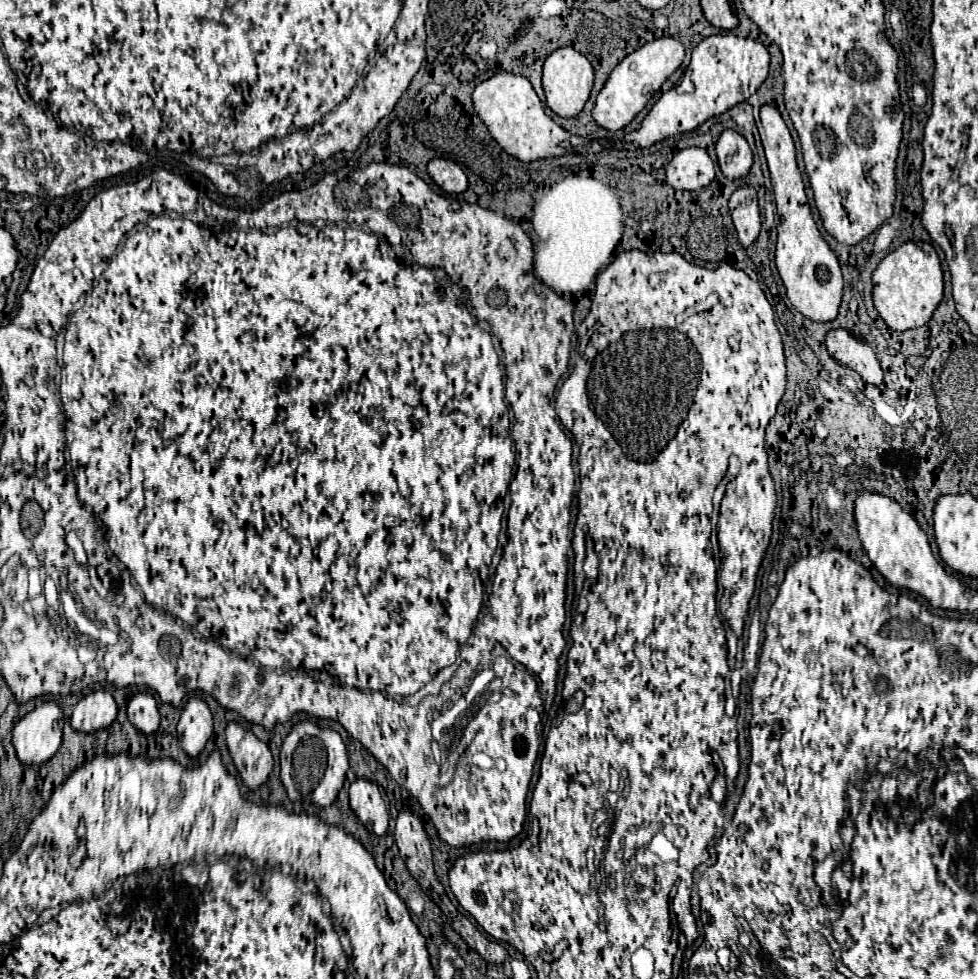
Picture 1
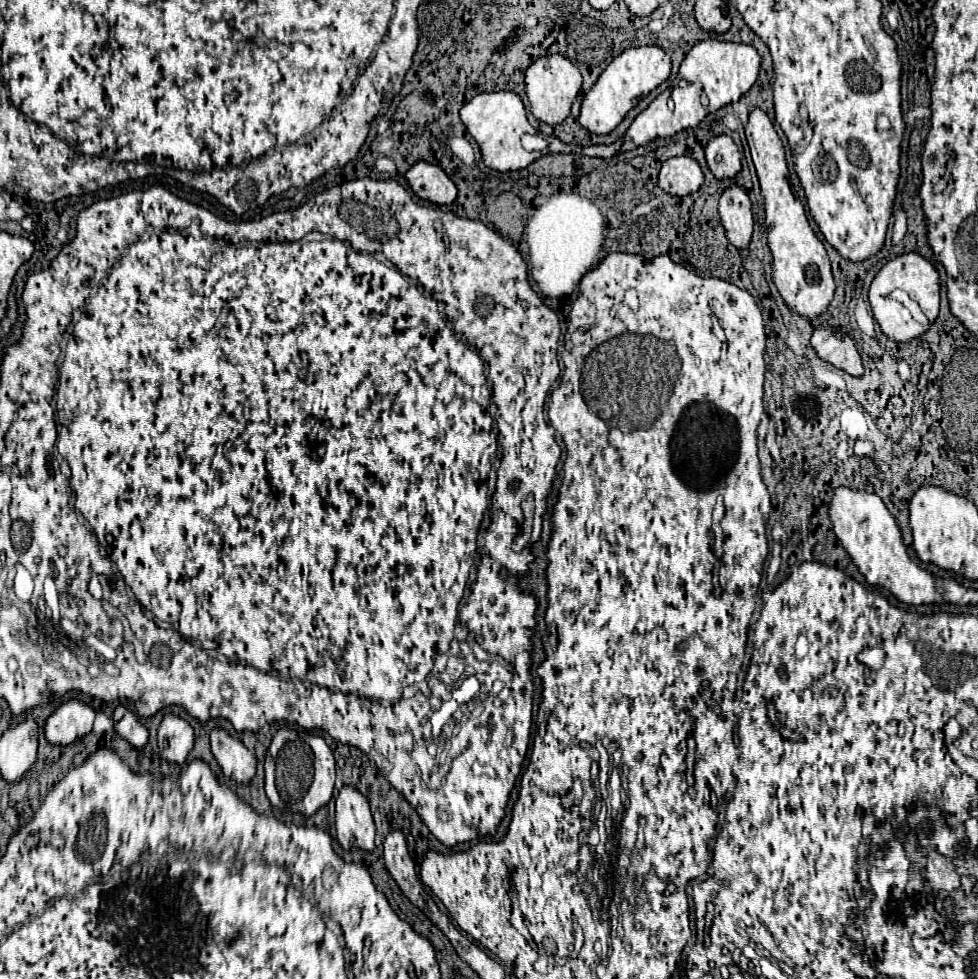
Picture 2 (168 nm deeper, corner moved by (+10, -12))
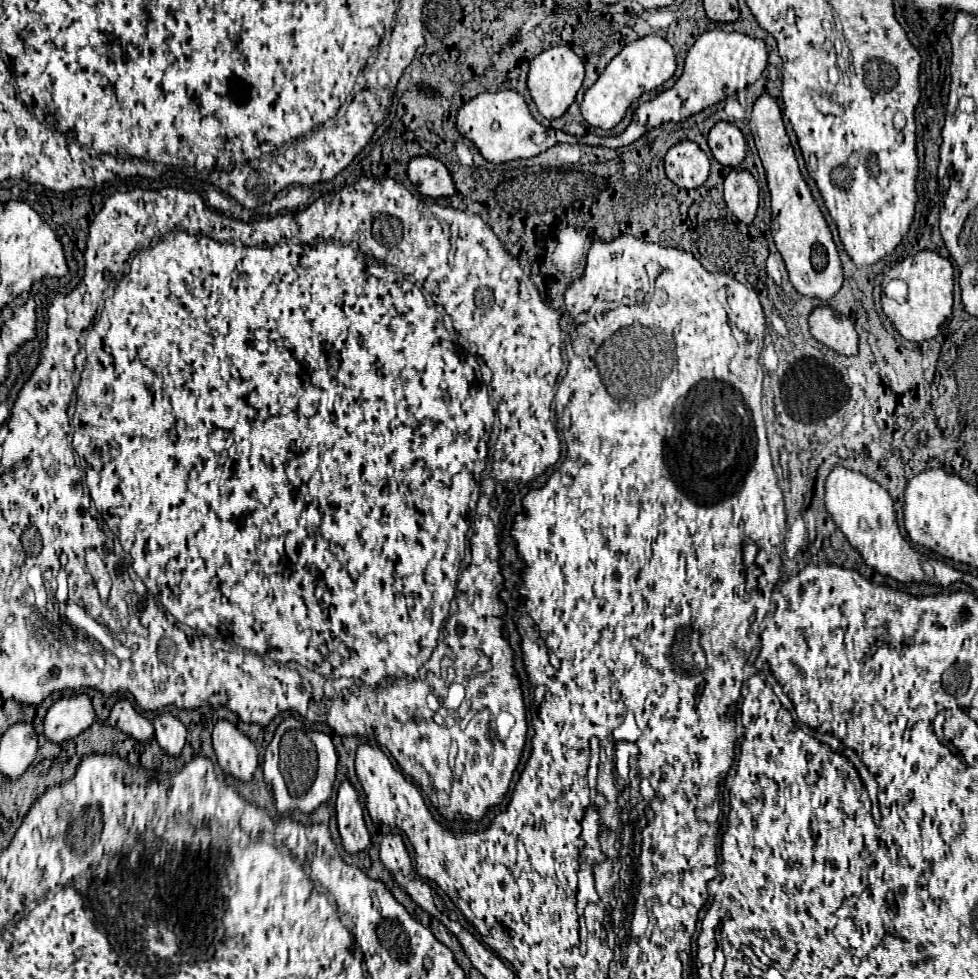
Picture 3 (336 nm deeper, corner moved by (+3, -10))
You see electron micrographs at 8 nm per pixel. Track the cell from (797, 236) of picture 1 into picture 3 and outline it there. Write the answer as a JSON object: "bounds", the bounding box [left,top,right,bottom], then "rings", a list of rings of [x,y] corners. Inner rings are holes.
{"bounds":[752,95,842,301],"rings":[[[762,95],[756,99],[752,109],[752,125],[756,127],[758,133],[756,147],[770,187],[772,237],[776,249],[780,251],[786,263],[794,289],[802,295],[828,301],[842,287],[842,267],[838,249],[832,241],[832,233],[826,225],[824,215],[818,209],[818,203],[814,201],[804,177],[800,175],[794,149],[782,123],[782,111],[770,95]]]}

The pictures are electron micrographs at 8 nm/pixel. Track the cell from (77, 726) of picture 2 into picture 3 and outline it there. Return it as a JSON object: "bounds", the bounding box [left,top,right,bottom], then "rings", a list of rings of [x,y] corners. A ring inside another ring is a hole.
{"bounds":[44,695,94,743],"rings":[[[88,695],[58,699],[48,709],[44,719],[44,735],[52,743],[68,741],[86,731],[94,721],[94,709]]]}

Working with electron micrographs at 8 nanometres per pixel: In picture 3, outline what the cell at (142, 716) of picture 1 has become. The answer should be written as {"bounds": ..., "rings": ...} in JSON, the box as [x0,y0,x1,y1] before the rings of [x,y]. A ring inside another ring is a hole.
{"bounds":[108,699,154,741],"rings":[[[118,699],[114,703],[114,707],[110,709],[110,715],[108,715],[108,723],[114,729],[118,729],[118,731],[122,731],[122,733],[126,733],[130,737],[134,737],[136,741],[148,741],[154,735],[152,723],[148,719],[144,719],[132,707],[132,703],[128,699]]]}

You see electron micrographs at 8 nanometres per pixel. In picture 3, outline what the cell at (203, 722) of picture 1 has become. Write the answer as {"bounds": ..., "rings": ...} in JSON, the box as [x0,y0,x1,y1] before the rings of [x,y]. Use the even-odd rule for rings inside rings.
{"bounds":[154,713,186,757],"rings":[[[162,713],[154,717],[154,737],[158,745],[172,757],[178,757],[186,743],[186,727],[170,713]]]}

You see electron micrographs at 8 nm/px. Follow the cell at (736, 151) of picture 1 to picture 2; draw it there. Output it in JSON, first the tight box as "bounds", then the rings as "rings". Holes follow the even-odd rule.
{"bounds":[705,135,741,179],"rings":[[[719,135],[709,141],[705,159],[715,179],[729,179],[741,171],[741,151],[727,135]]]}

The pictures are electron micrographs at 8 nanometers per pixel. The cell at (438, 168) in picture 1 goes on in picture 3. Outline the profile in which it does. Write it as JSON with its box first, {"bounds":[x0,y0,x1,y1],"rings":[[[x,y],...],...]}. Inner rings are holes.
{"bounds":[408,157,454,197],"rings":[[[414,157],[408,163],[408,179],[424,197],[450,197],[454,183],[444,163],[434,157]]]}

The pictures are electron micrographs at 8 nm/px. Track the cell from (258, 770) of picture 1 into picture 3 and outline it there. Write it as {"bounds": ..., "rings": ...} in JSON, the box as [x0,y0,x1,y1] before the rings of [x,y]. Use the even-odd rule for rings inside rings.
{"bounds":[212,721,258,781],"rings":[[[218,721],[212,729],[212,747],[218,765],[240,781],[250,781],[258,767],[256,745],[230,721]]]}

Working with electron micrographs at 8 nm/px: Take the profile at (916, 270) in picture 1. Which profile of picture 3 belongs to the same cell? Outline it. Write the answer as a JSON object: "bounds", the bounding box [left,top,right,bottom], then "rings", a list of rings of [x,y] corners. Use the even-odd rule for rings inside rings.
{"bounds":[882,251,954,341],"rings":[[[918,251],[916,255],[906,257],[902,263],[892,267],[884,275],[882,285],[886,285],[890,279],[902,279],[908,285],[906,303],[896,303],[894,299],[882,295],[884,313],[896,325],[898,333],[908,341],[928,341],[936,337],[940,327],[952,317],[952,291],[954,291],[952,263],[934,251]]]}

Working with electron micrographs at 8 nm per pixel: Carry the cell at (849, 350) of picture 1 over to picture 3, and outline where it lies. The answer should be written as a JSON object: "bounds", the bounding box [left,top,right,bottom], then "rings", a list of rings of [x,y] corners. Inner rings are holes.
{"bounds":[808,305,858,357],"rings":[[[824,305],[824,307],[816,307],[810,313],[808,323],[812,335],[826,347],[834,349],[836,353],[848,357],[858,353],[858,335],[852,321],[846,315],[840,315],[828,305]]]}

